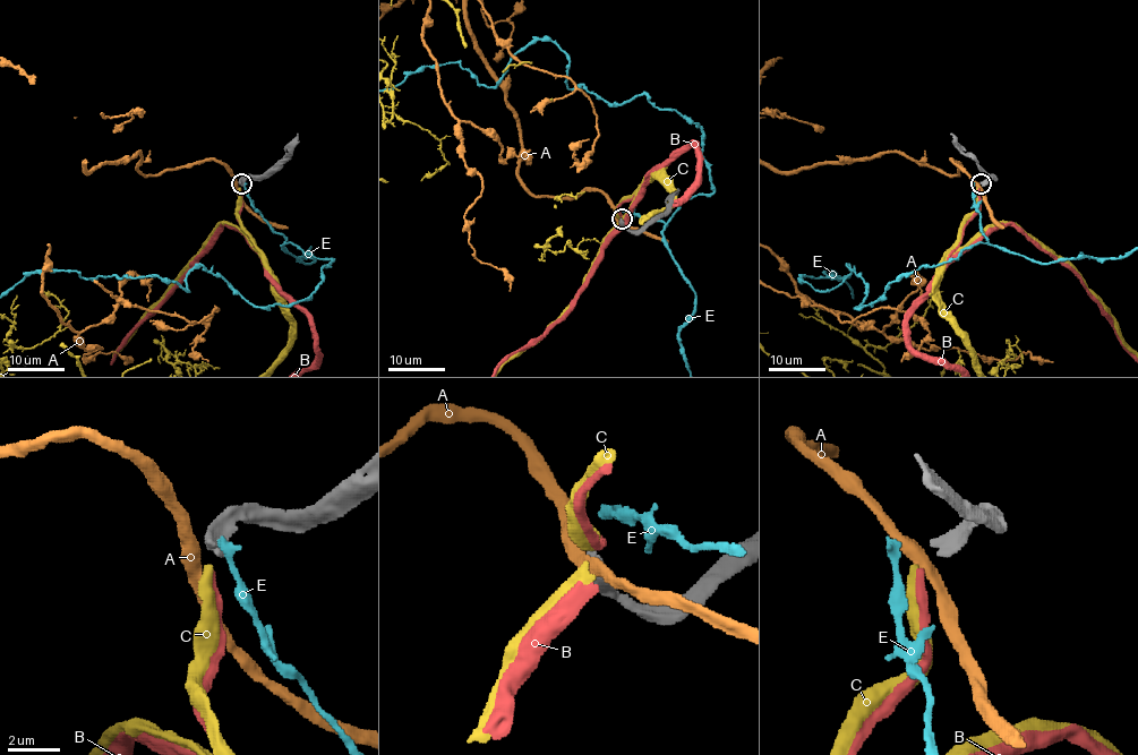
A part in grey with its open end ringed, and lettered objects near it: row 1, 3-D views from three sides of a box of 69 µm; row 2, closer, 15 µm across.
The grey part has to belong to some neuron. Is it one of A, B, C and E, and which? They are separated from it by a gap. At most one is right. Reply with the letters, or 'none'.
C

